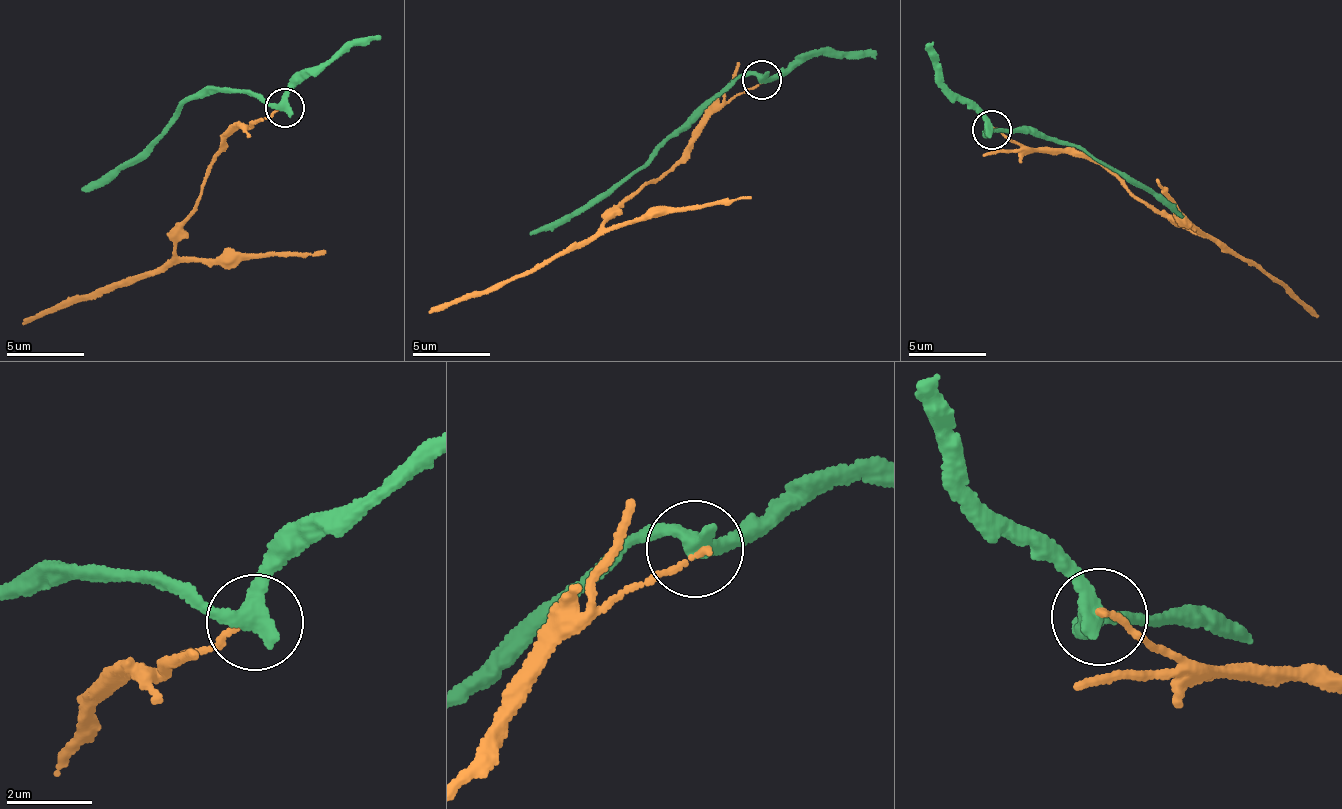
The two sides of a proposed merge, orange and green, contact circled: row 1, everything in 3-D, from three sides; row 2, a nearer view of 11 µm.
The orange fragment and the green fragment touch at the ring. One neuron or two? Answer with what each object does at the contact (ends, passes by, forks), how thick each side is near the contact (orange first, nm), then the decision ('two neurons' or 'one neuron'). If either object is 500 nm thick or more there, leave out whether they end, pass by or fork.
orange ends | green passes by | 130/400 nm | two neurons

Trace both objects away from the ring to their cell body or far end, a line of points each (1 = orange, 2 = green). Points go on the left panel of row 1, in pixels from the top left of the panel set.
1: (283, 107), (244, 129), (232, 131), (163, 267), (70, 297), (22, 325)
2: (283, 107), (267, 105), (250, 95), (210, 89), (171, 116), (141, 154), (81, 190)

